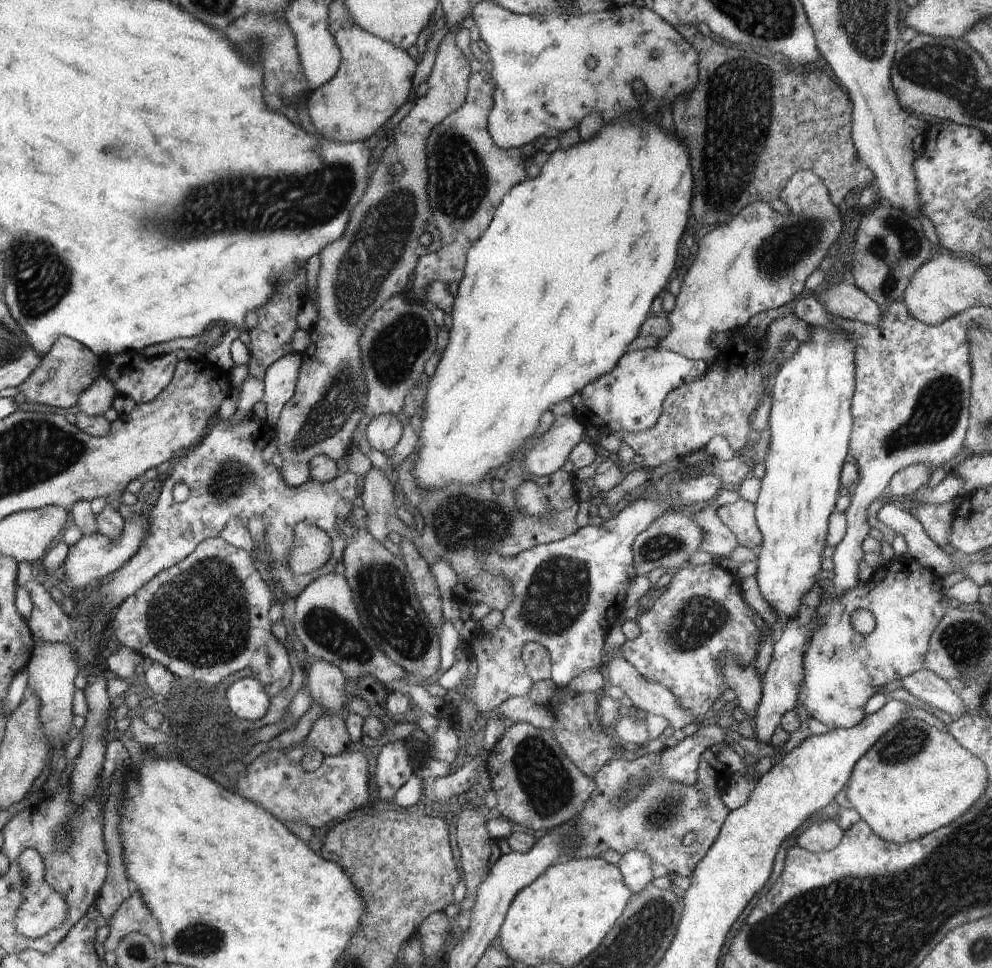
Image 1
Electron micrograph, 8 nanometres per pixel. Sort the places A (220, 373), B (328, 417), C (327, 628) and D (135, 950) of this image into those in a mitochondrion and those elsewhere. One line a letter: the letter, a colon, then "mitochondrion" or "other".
A: other
B: mitochondrion
C: mitochondrion
D: mitochondrion

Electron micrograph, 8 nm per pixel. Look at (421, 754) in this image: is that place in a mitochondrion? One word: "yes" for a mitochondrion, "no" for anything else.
no

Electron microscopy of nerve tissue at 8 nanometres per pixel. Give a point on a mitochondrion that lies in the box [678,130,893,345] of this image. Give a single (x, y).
(780, 254)

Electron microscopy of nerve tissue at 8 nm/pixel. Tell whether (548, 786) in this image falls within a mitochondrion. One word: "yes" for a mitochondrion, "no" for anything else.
yes

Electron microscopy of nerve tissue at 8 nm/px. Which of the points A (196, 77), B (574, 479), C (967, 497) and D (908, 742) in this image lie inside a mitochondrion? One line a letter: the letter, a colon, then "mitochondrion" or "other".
A: other
B: other
C: other
D: mitochondrion

